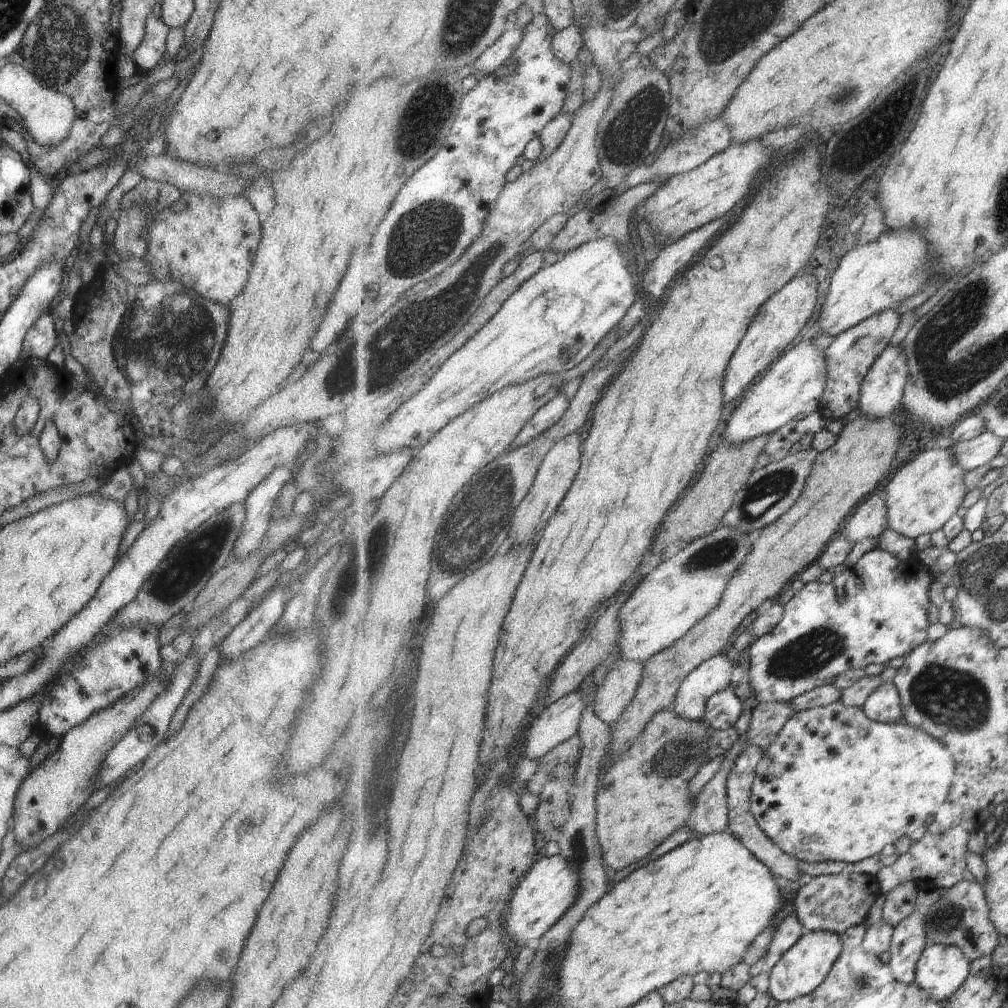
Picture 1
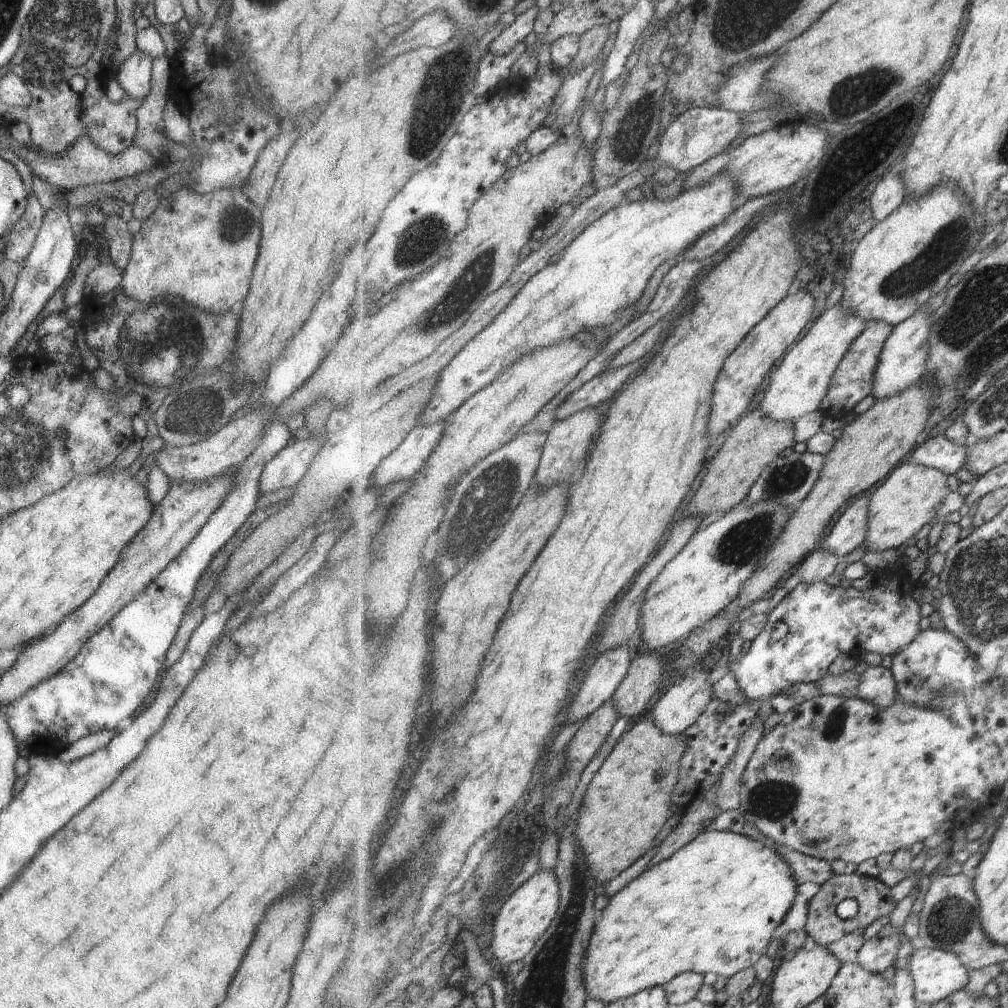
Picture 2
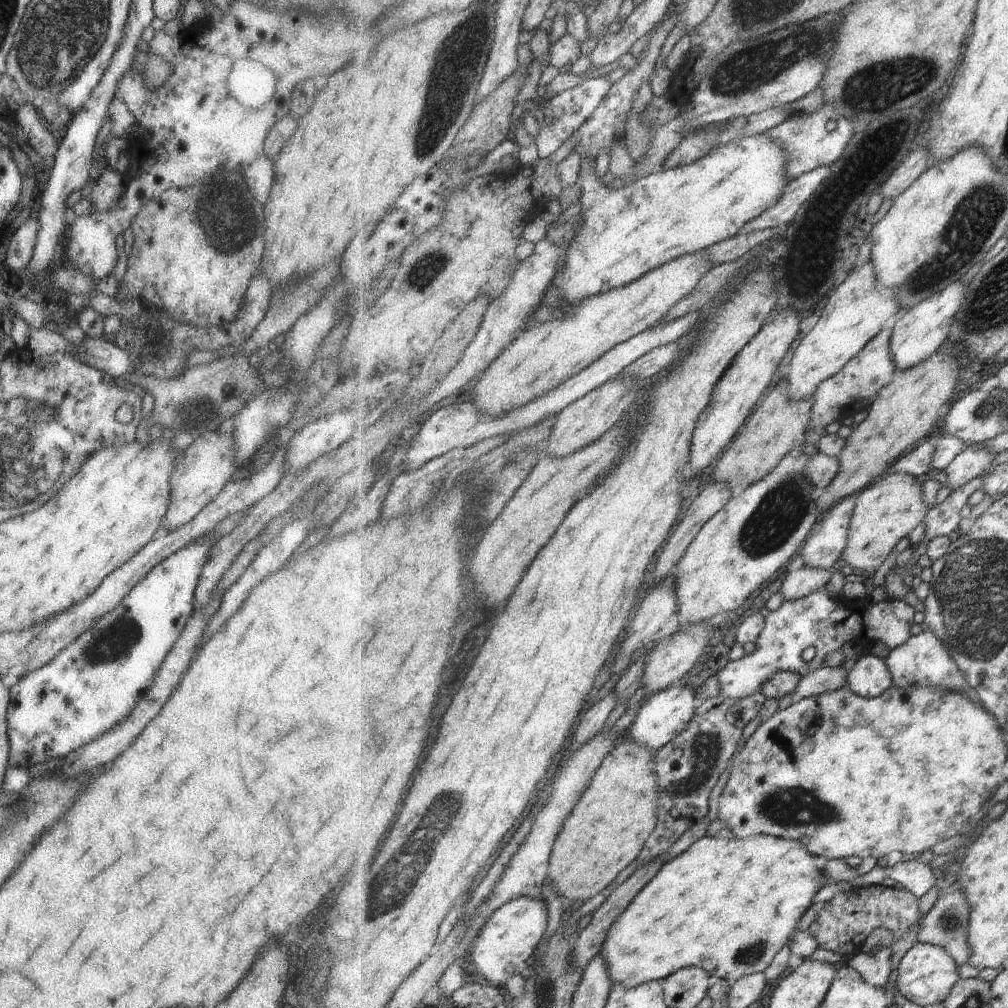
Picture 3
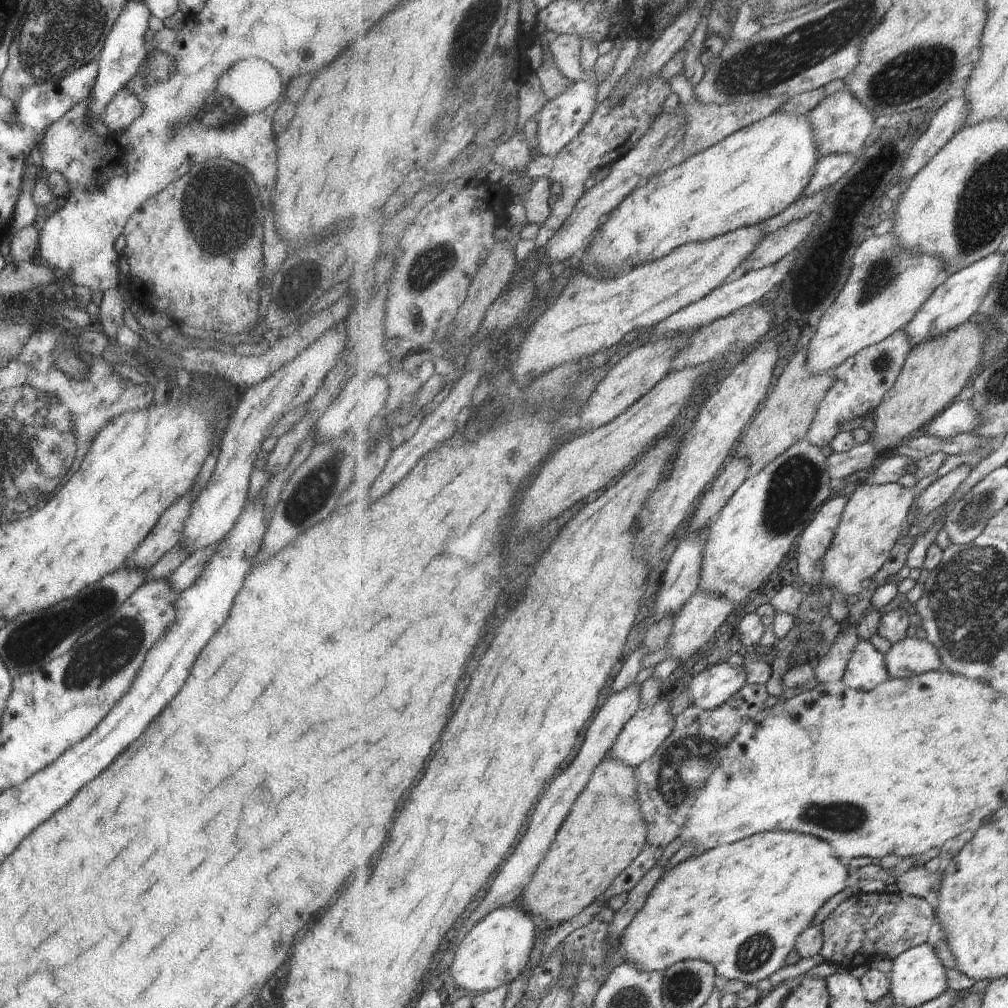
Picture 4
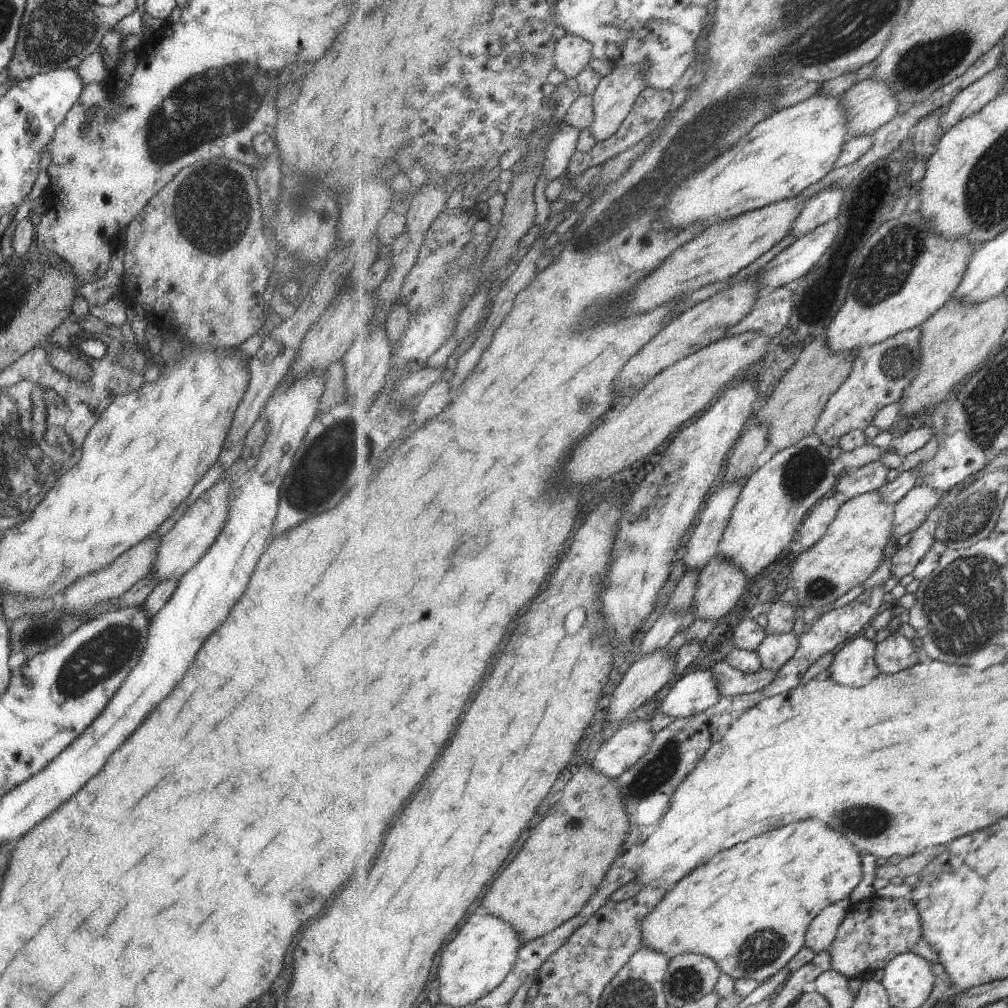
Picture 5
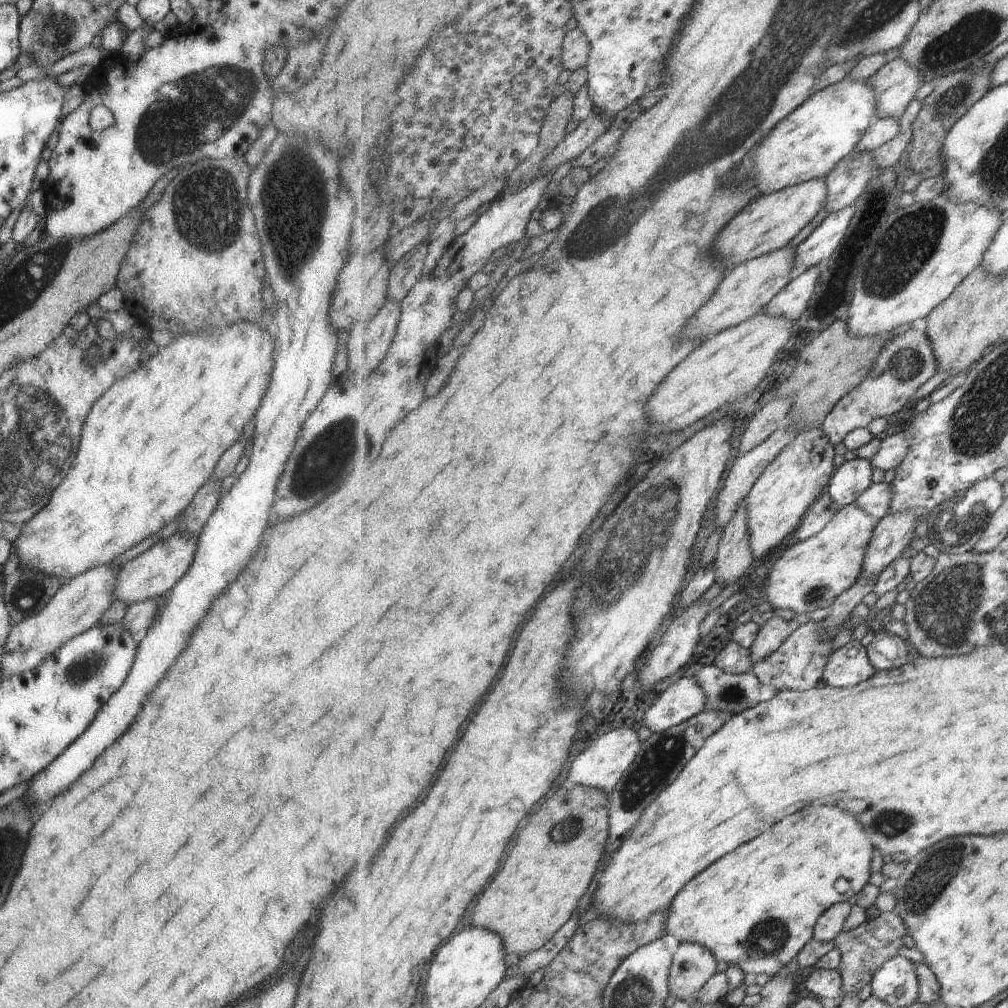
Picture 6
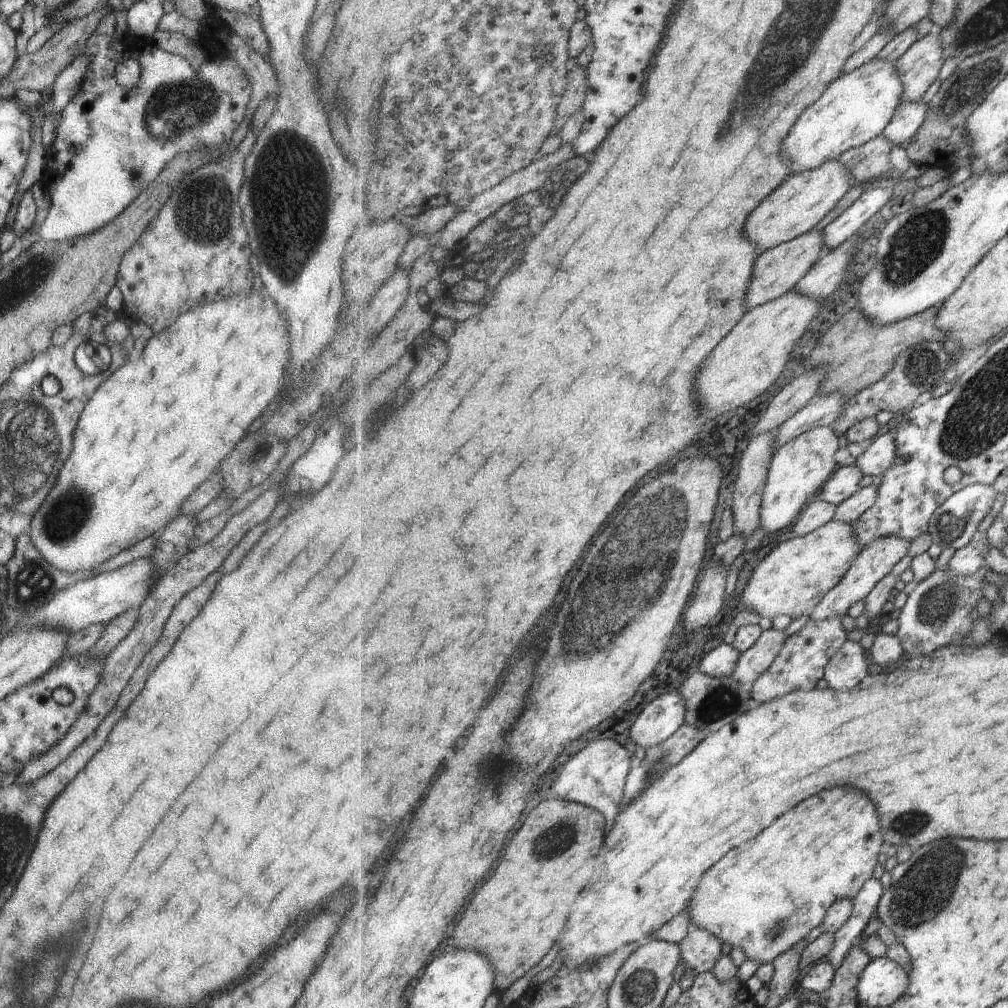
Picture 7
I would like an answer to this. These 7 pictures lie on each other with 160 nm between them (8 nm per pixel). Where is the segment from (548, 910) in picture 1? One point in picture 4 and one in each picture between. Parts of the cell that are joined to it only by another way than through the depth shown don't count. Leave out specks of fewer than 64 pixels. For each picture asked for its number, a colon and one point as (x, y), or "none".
2: (527, 914)
3: (508, 944)
4: (498, 949)

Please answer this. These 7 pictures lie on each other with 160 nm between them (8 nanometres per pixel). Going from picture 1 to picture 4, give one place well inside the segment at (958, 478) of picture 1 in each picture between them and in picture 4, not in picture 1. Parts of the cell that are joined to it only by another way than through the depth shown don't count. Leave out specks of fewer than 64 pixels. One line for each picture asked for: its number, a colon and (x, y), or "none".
2: (911, 496)
3: (887, 511)
4: (871, 525)

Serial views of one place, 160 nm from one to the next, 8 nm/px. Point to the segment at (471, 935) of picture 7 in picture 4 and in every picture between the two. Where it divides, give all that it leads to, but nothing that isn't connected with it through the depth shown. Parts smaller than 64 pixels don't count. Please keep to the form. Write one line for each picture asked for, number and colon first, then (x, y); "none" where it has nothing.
4: (605, 832)
5: (568, 855)
6: (554, 861)

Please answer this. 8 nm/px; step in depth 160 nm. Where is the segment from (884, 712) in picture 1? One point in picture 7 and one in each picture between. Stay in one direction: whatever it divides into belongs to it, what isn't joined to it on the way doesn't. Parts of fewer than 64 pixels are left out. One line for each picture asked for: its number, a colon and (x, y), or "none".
2: (878, 686)
3: (871, 677)
4: (867, 669)
5: (855, 665)
6: (850, 665)
7: (851, 665)

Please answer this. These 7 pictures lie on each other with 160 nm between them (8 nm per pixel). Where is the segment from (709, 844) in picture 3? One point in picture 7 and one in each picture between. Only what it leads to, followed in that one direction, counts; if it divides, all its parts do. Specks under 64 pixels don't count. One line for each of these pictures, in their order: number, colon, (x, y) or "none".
4: (741, 907)
5: (749, 910)
6: (757, 909)
7: (751, 900)

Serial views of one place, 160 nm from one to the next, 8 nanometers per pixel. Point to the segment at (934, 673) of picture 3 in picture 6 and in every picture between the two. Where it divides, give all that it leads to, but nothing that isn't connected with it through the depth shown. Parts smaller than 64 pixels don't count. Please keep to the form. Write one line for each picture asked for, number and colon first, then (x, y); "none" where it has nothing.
4: (911, 657)
5: (895, 653)
6: (887, 651)

